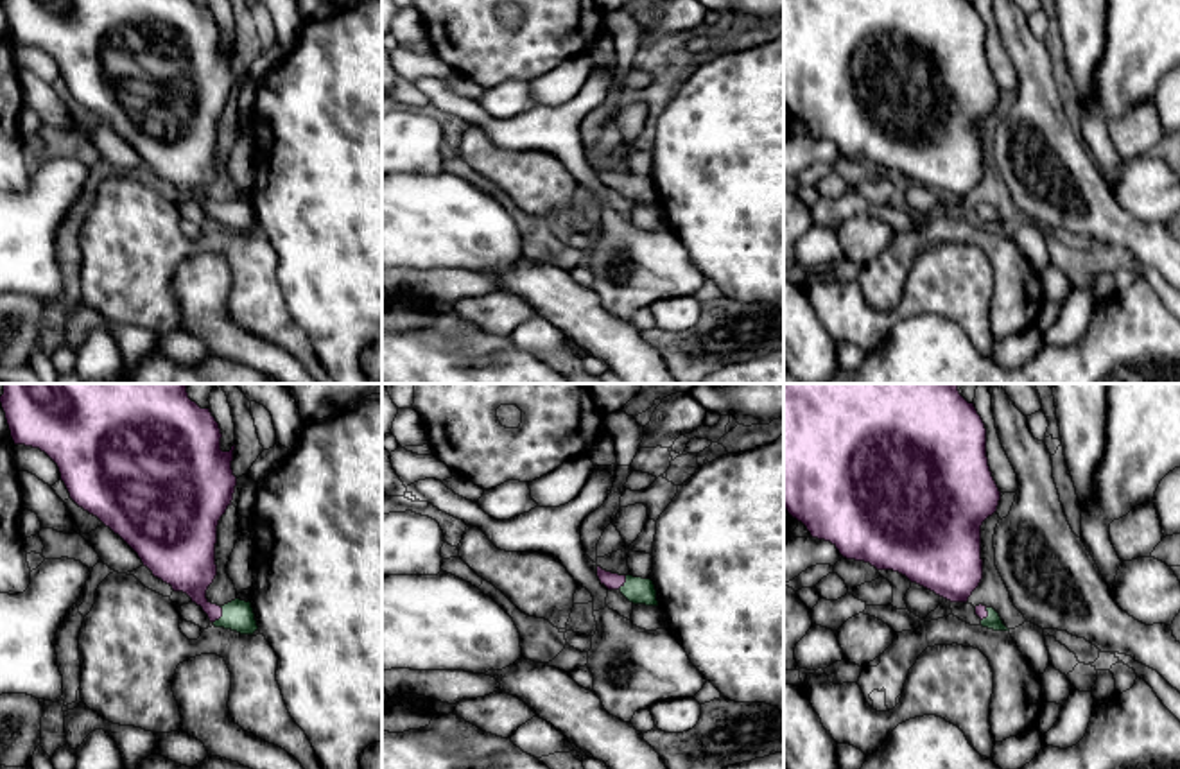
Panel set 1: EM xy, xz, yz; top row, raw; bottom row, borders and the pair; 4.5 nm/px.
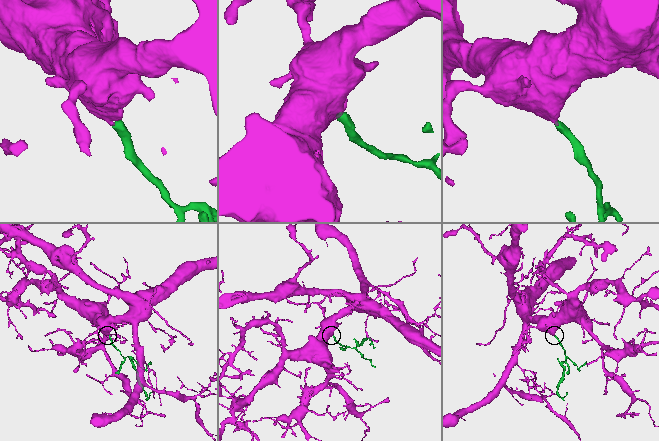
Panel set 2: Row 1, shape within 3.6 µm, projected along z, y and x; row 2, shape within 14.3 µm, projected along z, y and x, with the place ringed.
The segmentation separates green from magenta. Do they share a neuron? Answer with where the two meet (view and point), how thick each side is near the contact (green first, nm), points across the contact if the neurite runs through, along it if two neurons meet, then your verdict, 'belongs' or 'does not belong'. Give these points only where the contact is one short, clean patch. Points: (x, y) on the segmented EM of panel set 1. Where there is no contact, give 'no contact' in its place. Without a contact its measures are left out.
contact xy (223, 615); calibres 140 and 220 nm; way xy (237, 615), (223, 615), (198, 596), (192, 569); belongs

